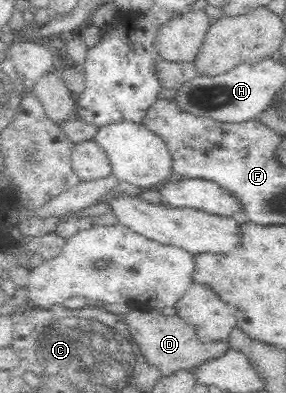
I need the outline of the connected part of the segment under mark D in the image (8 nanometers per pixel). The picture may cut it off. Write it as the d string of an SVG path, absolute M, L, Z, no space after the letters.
M131 308L123 317L129 333L141 348L141 353L146 357L147 362L154 365L163 376L170 376L177 370L193 372L201 364L221 357L231 349L229 340L202 342L195 327L178 315L163 315L161 310L157 309Z

